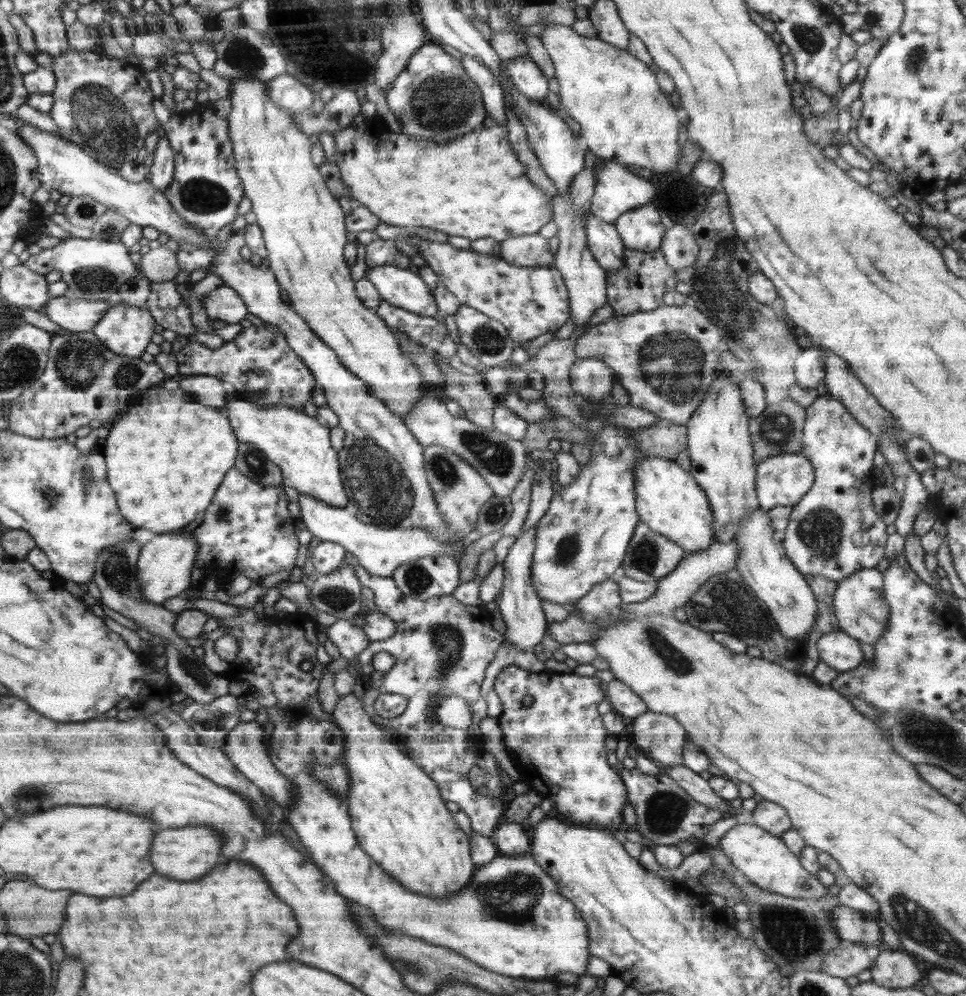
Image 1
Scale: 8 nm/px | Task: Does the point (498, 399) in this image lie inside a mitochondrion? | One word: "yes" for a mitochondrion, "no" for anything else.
no

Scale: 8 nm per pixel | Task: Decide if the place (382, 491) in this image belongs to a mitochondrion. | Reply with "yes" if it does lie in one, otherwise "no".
yes

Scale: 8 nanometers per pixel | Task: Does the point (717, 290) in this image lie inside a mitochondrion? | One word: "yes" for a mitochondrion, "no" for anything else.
yes

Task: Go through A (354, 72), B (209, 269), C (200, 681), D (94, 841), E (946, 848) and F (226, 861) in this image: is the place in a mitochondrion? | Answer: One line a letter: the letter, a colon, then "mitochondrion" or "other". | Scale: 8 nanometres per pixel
A: other
B: other
C: mitochondrion
D: other
E: other
F: other

